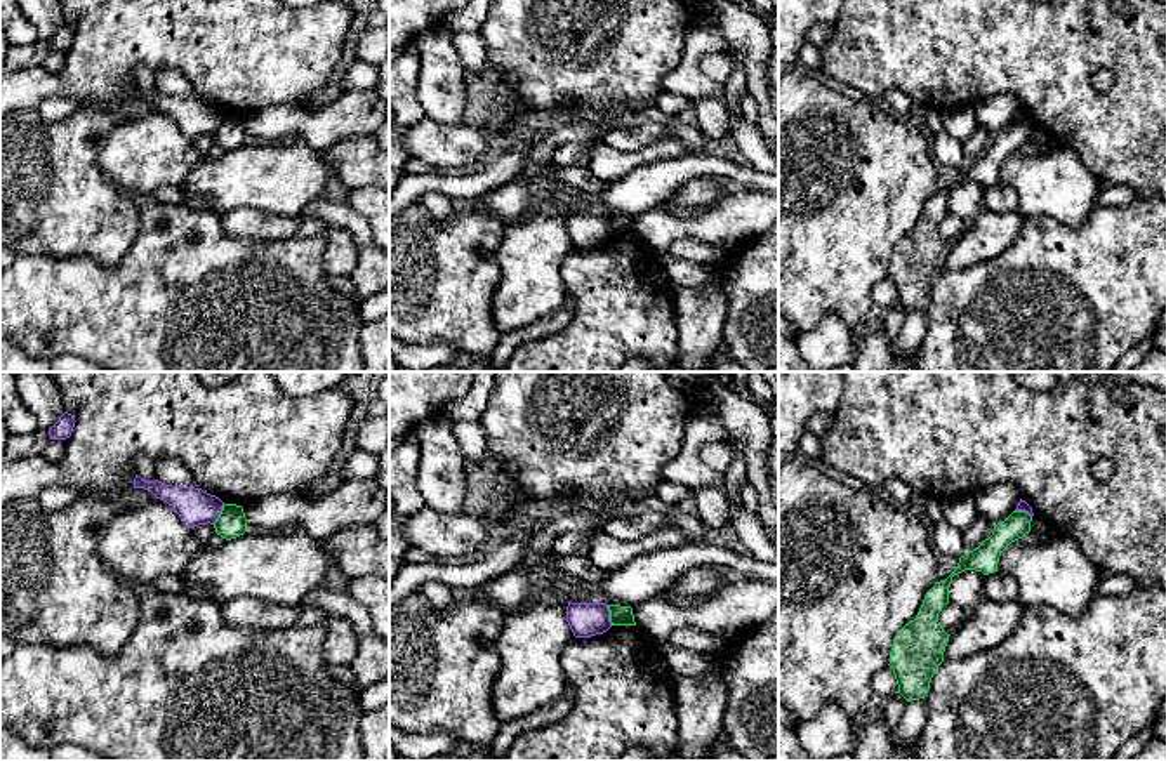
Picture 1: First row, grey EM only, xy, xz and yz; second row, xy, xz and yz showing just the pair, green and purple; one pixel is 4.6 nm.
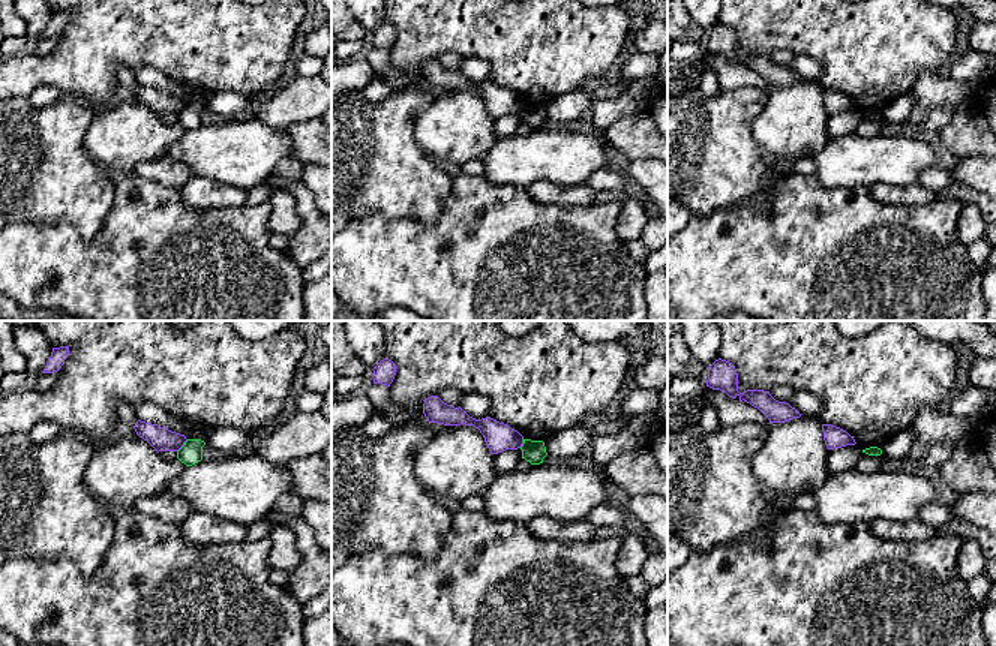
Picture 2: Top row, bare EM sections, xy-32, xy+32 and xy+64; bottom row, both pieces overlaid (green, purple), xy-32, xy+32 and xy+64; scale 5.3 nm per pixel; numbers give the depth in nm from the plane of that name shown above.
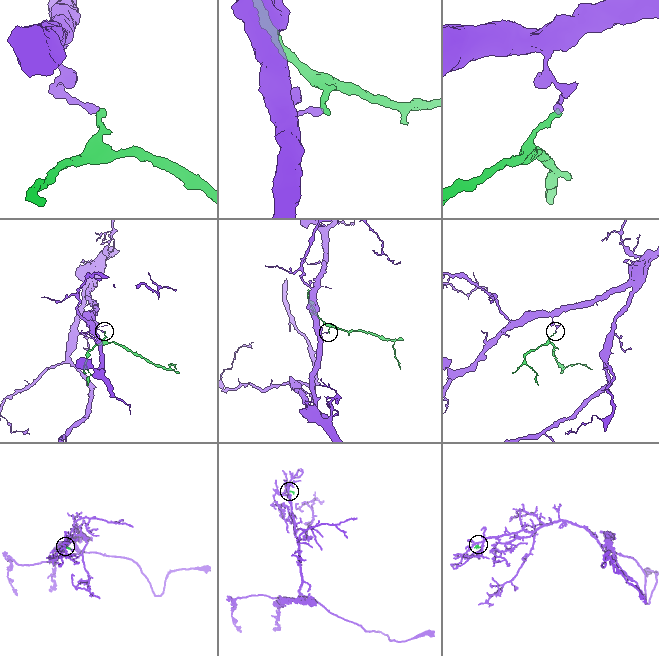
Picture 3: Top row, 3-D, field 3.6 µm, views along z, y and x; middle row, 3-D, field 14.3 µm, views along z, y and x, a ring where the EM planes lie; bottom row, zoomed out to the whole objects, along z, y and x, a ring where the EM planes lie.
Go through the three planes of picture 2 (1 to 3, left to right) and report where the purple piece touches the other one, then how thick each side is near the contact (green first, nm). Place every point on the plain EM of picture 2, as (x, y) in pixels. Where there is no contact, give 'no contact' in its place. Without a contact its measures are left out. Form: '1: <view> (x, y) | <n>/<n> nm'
1: xy-32 (183, 110) | 120/130 nm
2: xy+32 (522, 108) | 120/160 nm
3: no contact

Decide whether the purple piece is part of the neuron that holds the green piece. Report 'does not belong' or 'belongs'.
does not belong

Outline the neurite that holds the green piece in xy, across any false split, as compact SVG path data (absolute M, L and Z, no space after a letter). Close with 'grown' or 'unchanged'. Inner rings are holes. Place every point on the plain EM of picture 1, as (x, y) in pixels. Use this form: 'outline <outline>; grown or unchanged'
outline M224 115L214 134L215 144L226 151L236 149L247 142L247 129L242 116Z; unchanged

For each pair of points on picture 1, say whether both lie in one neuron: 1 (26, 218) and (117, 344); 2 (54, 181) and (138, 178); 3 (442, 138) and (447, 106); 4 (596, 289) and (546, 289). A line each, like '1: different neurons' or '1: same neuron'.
1: different neurons
2: different neurons
3: different neurons
4: different neurons

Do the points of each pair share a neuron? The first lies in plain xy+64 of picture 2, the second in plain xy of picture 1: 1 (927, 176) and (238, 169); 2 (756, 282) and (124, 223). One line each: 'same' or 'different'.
1: different
2: different

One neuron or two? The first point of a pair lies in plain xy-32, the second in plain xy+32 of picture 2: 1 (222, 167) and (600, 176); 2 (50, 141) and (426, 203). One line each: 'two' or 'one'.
1: two
2: one

